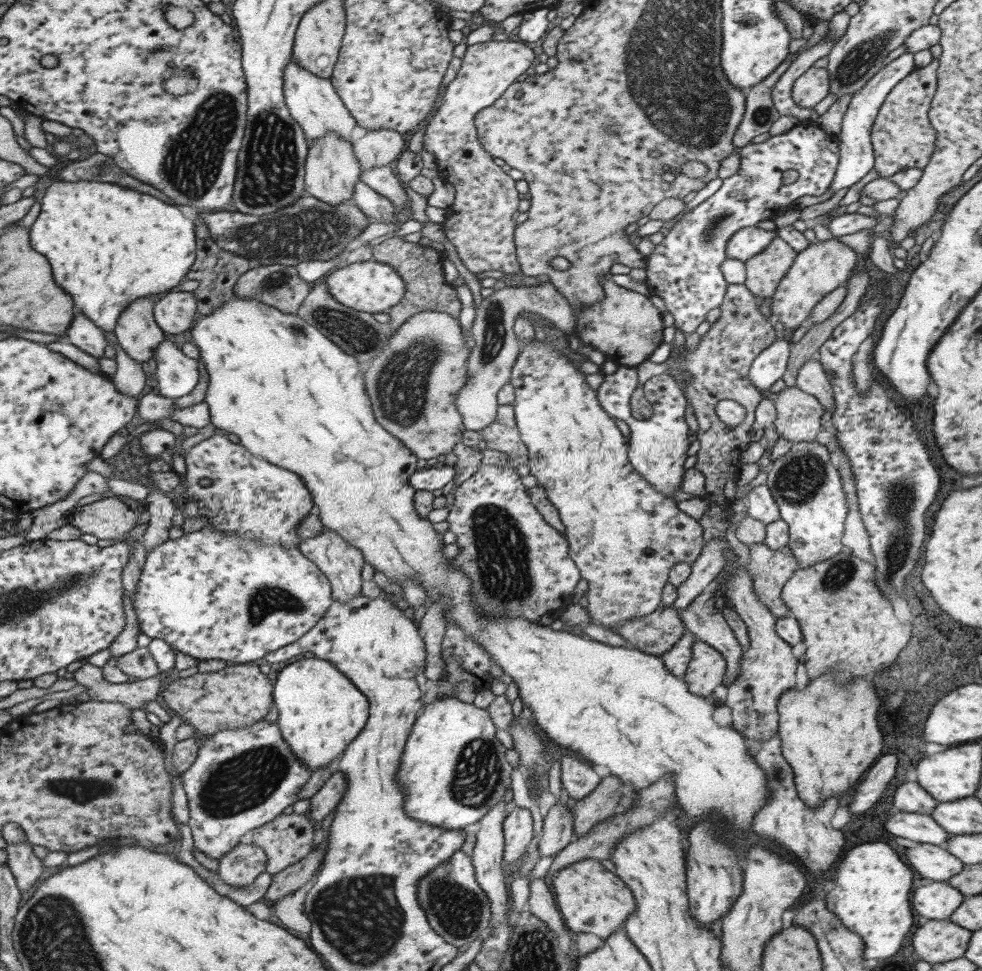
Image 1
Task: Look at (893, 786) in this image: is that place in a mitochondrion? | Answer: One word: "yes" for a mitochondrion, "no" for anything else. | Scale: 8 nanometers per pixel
no

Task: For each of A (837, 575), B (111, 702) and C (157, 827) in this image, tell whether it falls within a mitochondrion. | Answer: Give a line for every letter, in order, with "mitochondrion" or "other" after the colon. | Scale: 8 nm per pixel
A: mitochondrion
B: other
C: other

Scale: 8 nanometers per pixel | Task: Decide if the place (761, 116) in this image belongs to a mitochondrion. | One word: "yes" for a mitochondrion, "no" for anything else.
yes

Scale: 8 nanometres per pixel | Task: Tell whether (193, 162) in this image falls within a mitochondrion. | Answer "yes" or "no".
yes

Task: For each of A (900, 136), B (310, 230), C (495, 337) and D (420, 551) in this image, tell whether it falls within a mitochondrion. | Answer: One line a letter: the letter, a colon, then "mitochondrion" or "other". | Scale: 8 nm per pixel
A: other
B: mitochondrion
C: mitochondrion
D: other

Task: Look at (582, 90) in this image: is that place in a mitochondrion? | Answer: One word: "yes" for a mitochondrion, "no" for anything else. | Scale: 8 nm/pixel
no

